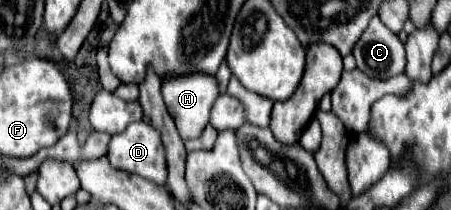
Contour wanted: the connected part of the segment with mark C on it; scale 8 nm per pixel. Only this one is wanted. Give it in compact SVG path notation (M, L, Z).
M373 17L353 51L357 67L373 79L391 79L405 73L405 47L393 31L387 31L379 17Z

